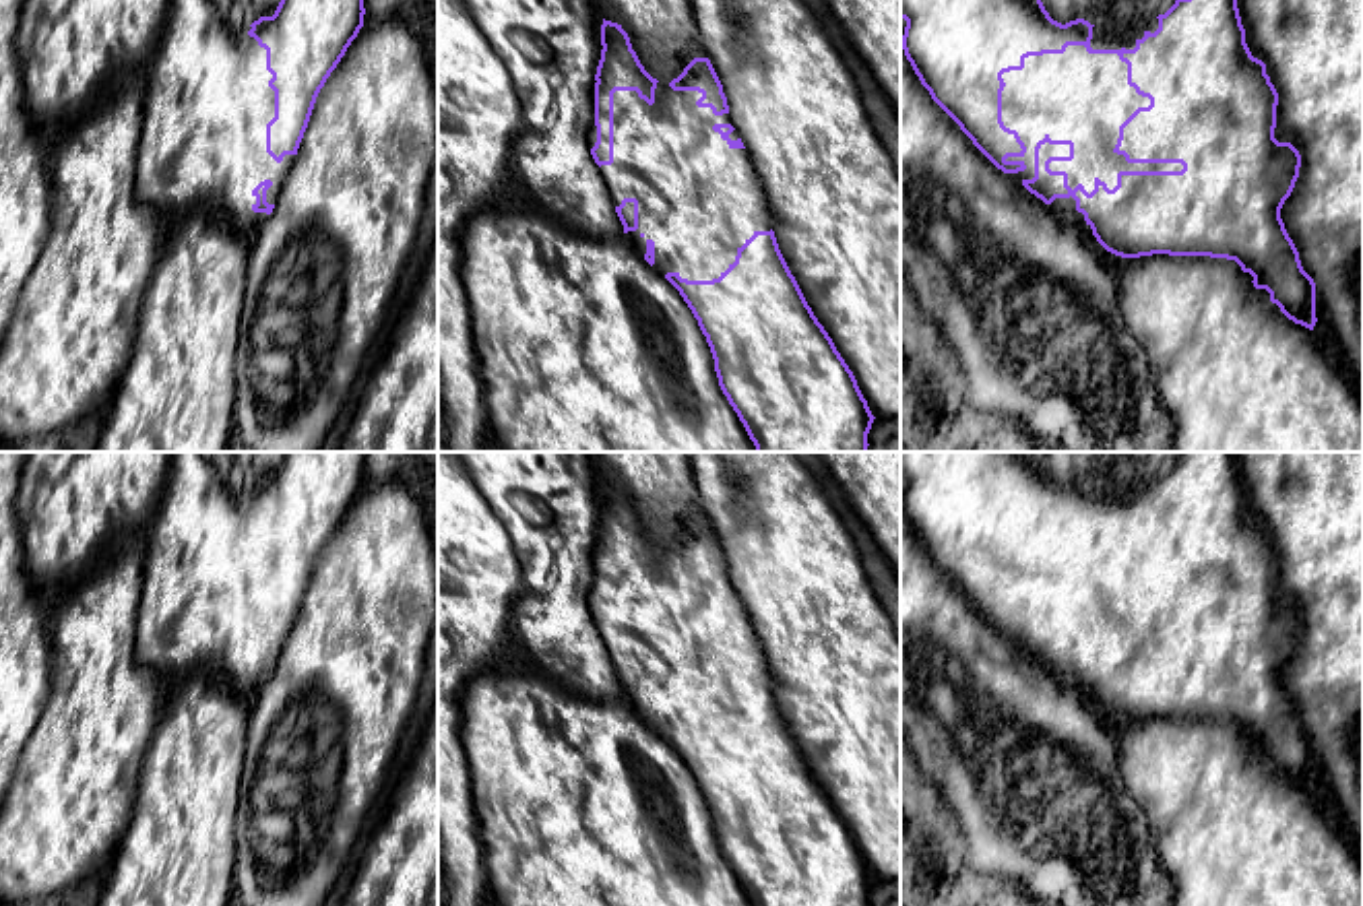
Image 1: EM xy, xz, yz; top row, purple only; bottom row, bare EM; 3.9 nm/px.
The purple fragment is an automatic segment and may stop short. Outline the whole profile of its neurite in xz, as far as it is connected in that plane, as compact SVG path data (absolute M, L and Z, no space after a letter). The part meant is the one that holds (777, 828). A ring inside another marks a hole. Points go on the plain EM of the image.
M603 481L601 508L601 522L595 537L595 584L591 586L587 596L591 617L599 627L599 634L615 667L615 675L624 687L624 700L657 735L661 735L679 753L694 780L698 782L698 788L706 799L715 821L719 848L737 875L739 883L743 885L750 902L754 906L867 906L867 896L876 879L871 877L853 834L836 813L824 788L814 778L779 712L762 646L737 592L731 586L727 559L710 522L694 520L677 541L673 541L671 545L659 545L640 526L622 487Z

